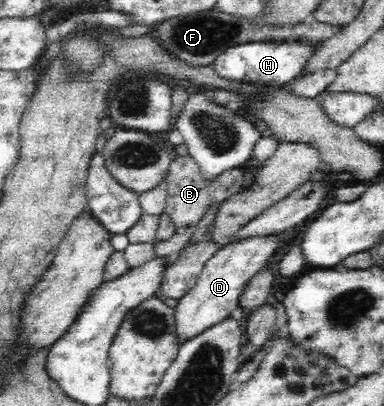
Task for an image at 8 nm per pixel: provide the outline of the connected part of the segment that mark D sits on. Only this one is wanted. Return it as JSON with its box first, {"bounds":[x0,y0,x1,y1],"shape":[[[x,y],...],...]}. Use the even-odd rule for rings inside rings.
{"bounds":[174,234,282,342],"shape":[[[266,234],[242,238],[218,249],[212,258],[204,262],[204,268],[198,275],[196,284],[182,298],[178,299],[174,308],[175,332],[177,342],[186,342],[194,336],[210,329],[210,326],[226,320],[230,312],[239,306],[239,300],[246,283],[262,269],[267,268],[267,262],[280,248],[282,240],[279,234]]]}

